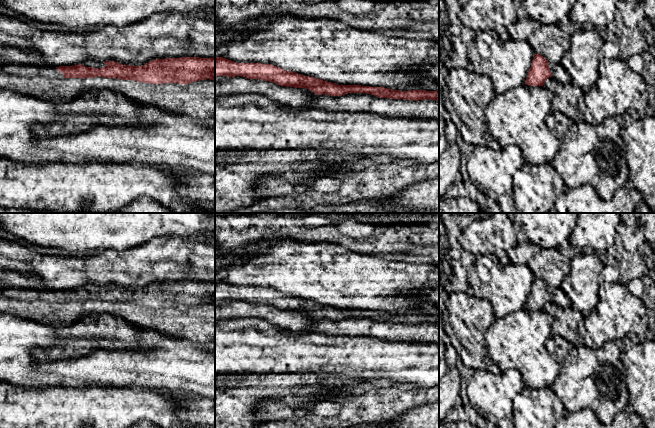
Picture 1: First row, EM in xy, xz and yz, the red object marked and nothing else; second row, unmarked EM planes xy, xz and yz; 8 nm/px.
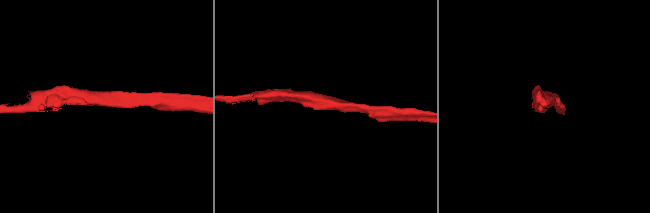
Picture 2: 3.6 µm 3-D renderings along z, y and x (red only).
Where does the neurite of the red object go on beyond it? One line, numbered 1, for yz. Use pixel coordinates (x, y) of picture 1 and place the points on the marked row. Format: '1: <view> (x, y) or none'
1: yz (558, 72)

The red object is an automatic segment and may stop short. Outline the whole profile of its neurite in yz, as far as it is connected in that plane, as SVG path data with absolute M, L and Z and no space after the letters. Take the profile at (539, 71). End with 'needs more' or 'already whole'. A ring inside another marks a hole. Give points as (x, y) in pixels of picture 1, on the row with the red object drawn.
M534 54L525 84L529 86L543 86L545 80L549 77L561 83L570 82L568 72L563 65L560 63L549 64L543 56Z | needs more

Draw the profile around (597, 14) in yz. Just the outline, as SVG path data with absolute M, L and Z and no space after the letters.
M576 0L569 20L580 28L592 27L604 31L610 22L615 22L619 0Z

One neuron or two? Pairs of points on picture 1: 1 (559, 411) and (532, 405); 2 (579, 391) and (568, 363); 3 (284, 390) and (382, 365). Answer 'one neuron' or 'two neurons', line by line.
1: one neuron
2: one neuron
3: two neurons

